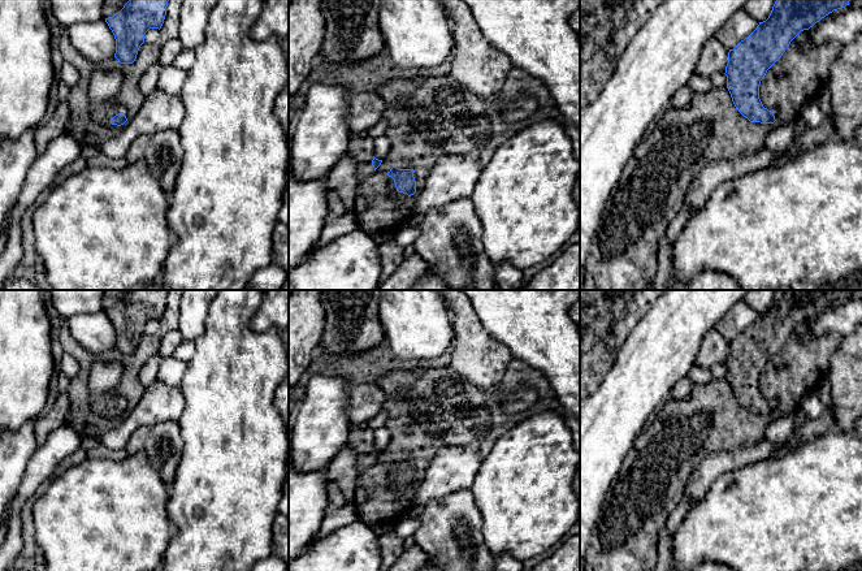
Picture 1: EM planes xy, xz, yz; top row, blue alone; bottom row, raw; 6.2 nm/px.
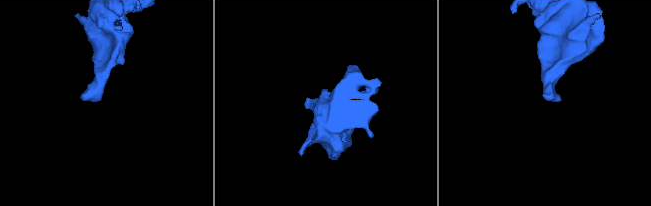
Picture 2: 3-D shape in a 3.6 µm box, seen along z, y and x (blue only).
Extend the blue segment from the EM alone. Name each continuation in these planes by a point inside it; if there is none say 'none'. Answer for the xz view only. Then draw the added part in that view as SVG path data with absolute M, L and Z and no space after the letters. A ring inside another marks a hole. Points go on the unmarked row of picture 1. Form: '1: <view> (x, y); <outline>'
1: xz (360, 440); M351 425L347 445L356 453L356 467L359 473L374 464L372 457L374 441L371 428Z

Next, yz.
none

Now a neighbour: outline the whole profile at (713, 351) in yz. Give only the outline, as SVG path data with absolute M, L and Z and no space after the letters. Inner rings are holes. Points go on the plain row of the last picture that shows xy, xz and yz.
M709 330L701 342L694 364L706 369L725 364L728 343L729 342L718 330Z

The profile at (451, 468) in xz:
M446 446L426 467L423 477L410 488L415 505L443 498L459 489L469 489L478 472L481 458L469 447Z

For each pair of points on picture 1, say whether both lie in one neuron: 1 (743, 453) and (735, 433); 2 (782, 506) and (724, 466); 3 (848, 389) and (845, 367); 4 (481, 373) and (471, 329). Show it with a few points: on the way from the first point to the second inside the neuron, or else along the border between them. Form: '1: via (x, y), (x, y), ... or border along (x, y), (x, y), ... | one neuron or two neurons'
1: border along (763, 437), (753, 445), (717, 451), (711, 455) | two neurons
2: border along (761, 459), (752, 461), (723, 474), (709, 491) | two neurons
3: via (848, 384), (848, 372) | one neuron
4: via (481, 363), (471, 340) | one neuron

